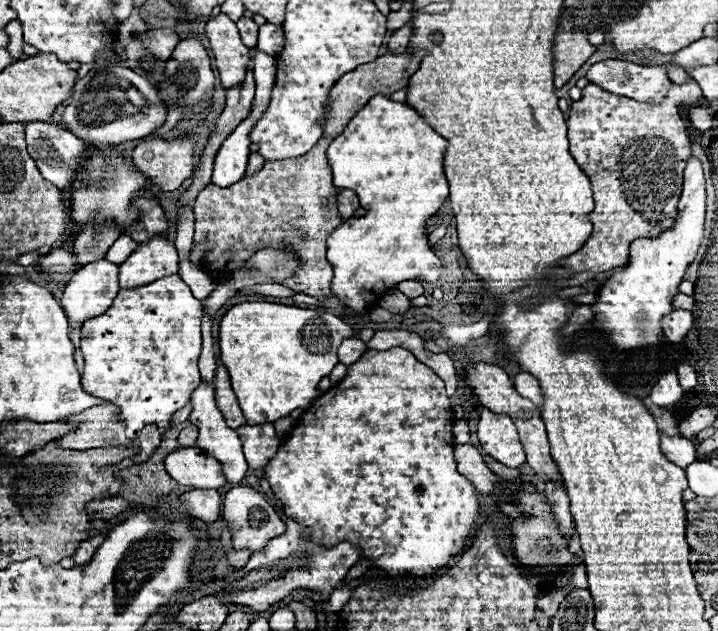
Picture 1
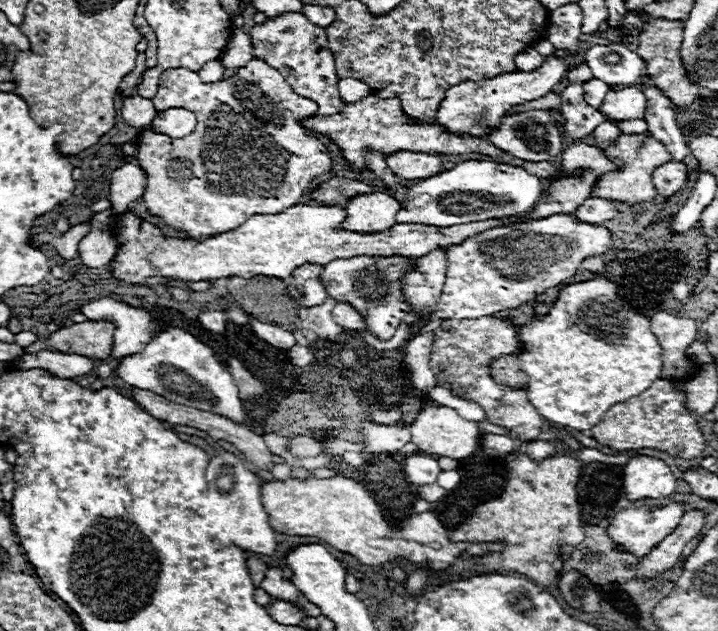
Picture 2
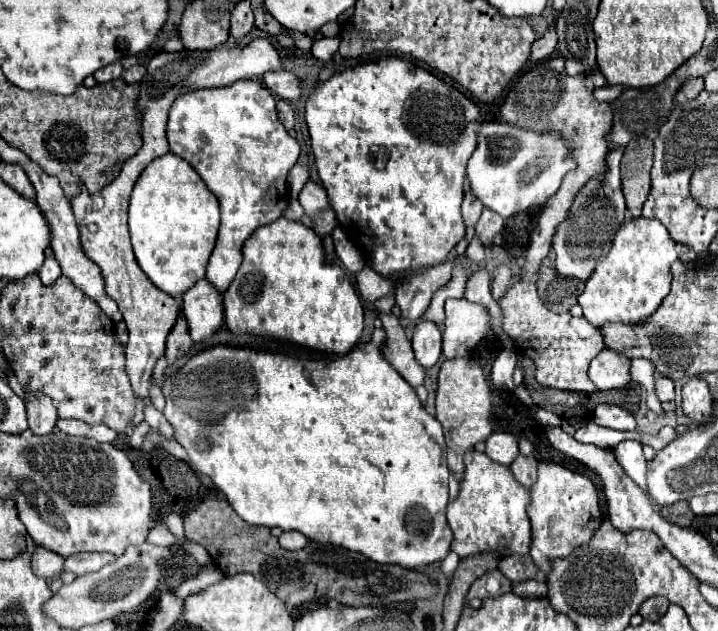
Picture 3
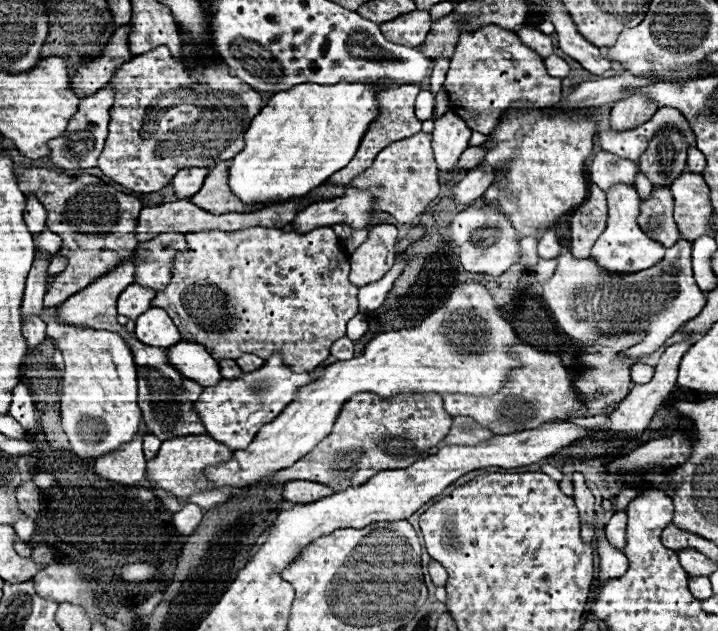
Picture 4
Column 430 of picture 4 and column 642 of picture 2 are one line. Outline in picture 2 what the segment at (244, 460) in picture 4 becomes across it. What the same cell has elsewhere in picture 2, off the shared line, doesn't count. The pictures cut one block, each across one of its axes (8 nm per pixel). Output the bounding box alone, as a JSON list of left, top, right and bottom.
[492,256,662,432]

